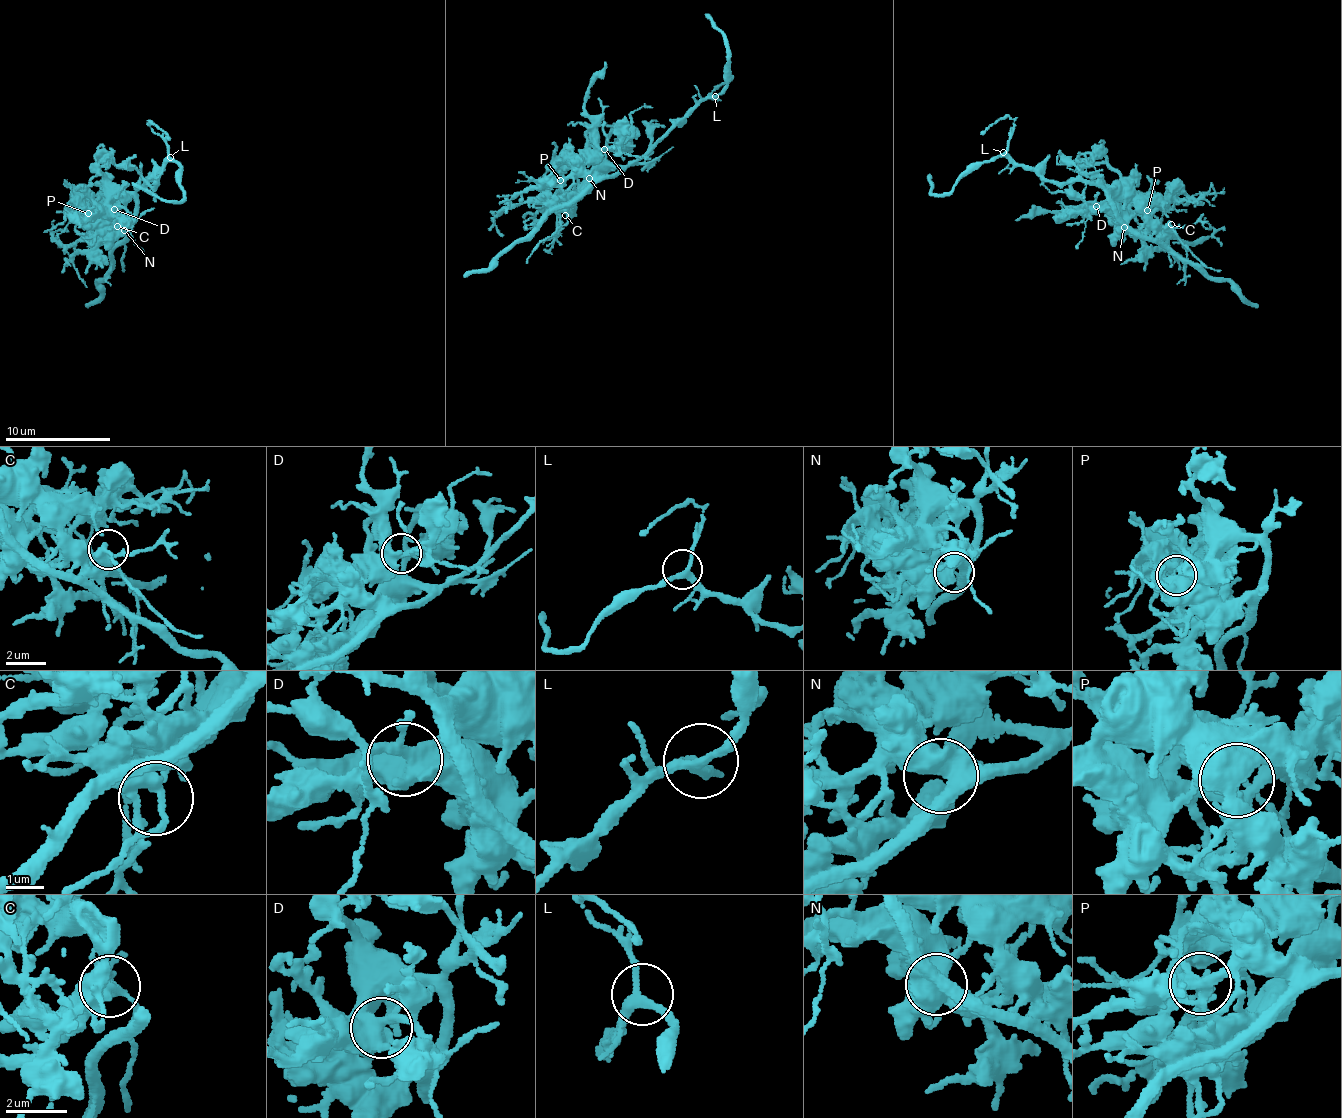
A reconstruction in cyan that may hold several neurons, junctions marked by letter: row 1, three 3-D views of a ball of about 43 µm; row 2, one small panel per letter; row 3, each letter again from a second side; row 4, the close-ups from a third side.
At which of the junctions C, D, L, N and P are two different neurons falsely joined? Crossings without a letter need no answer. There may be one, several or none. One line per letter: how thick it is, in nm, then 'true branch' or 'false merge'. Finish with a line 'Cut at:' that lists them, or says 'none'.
C: 280 nm | true branch
D: 480 nm | true branch
L: 220 nm | true branch
N: 550 nm | true branch
P: 200 nm | true branch
Cut at: none

